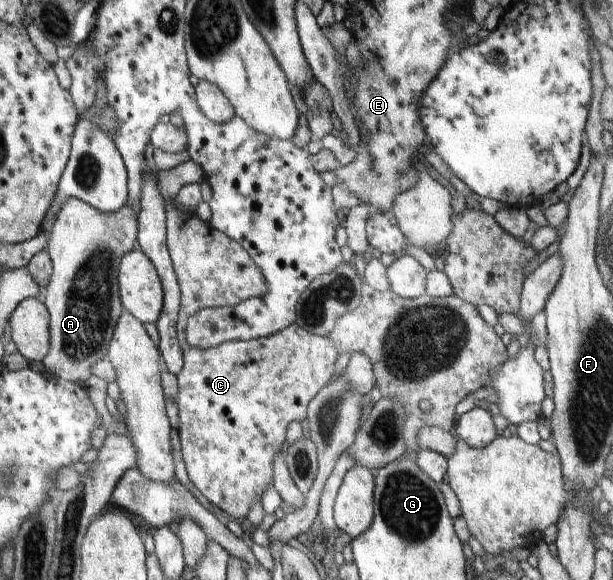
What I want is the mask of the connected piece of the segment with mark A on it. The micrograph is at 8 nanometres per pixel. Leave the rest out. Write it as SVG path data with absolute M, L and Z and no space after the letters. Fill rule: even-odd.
M68 198L60 205L51 225L46 250L53 264L53 273L41 296L50 320L50 350L43 360L47 374L82 384L90 378L94 362L106 360L108 345L124 310L118 288L118 262L124 254L132 251L137 232L138 215L130 204L125 204L116 213L105 215L78 198Z

